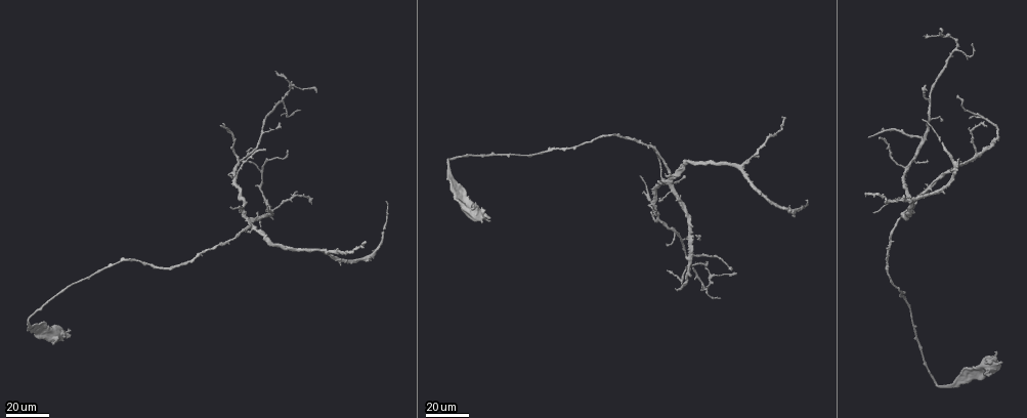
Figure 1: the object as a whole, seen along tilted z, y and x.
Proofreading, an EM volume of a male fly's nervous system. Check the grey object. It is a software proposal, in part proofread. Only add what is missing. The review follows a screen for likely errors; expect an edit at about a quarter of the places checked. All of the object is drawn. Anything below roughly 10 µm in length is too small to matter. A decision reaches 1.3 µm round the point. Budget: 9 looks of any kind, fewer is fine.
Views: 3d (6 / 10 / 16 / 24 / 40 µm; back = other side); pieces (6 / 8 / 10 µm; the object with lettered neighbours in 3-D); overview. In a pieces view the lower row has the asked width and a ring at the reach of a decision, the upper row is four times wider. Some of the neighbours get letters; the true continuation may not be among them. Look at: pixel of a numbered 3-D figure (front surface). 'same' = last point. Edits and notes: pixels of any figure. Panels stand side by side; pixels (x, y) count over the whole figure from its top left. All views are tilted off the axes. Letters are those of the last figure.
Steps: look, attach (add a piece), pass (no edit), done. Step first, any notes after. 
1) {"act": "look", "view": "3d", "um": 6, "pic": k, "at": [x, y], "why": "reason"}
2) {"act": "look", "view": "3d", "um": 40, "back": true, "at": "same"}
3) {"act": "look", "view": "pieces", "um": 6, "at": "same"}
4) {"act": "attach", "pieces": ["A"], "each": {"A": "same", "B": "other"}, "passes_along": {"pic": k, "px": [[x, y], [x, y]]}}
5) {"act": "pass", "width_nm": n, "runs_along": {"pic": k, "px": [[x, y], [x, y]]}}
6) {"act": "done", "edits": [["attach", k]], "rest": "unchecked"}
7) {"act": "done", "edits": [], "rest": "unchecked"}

{"act": "look", "view": "3d", "um": 24, "pic": 1, "at": [230, 206], "why": "thin end"}

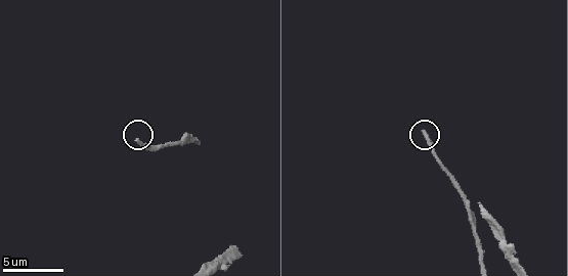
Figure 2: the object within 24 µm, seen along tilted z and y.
{"act": "look", "view": "3d", "um": 6, "pic": 2, "at": [425, 132]}

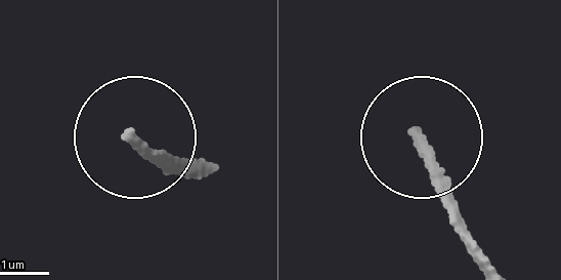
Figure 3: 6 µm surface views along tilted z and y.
{"act": "look", "view": "pieces", "um": 10, "pic": 3, "at": [416, 136], "why": "what lies round it"}

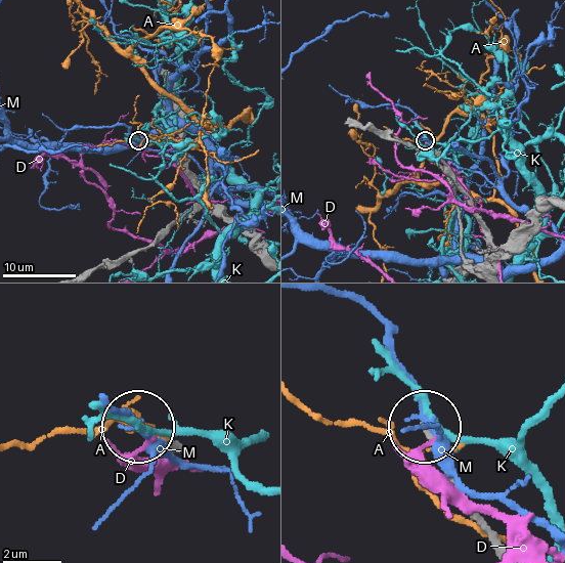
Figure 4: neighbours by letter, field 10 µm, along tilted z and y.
{"act": "pass", "width_nm": 190, "each": {"A": "other", "D": "other", "K": "other", "M": "other"}, "found": "none of them fits"}

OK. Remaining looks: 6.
{"act": "look", "view": "3d", "um": 40, "pic": 1, "at": [639, 176]}

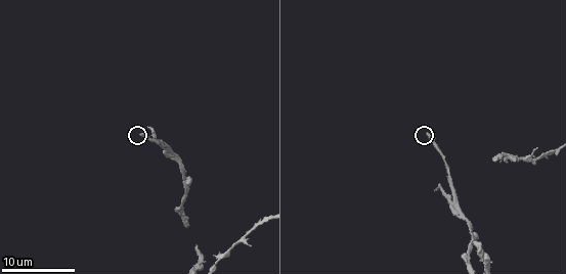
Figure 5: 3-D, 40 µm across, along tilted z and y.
{"act": "look", "view": "pieces", "um": 8, "pic": 5, "at": [428, 134]}

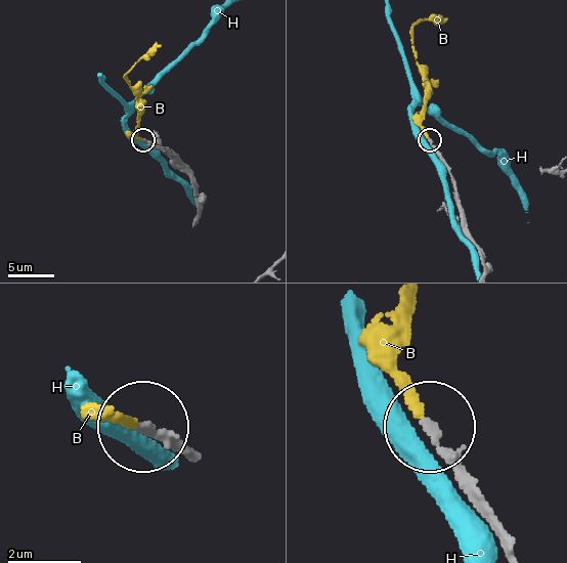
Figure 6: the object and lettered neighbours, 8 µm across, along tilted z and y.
{"act": "attach", "pieces": ["B"], "each": {"B": "same", "H": "other"}, "passes_along": {"pic": 6, "px": [[445, 162], [421, 122], [425, 85], [413, 46], [420, 23]]}, "found": "it goes on there"}

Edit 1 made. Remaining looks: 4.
{"act": "look", "view": "overview", "why": "see it whole again"}

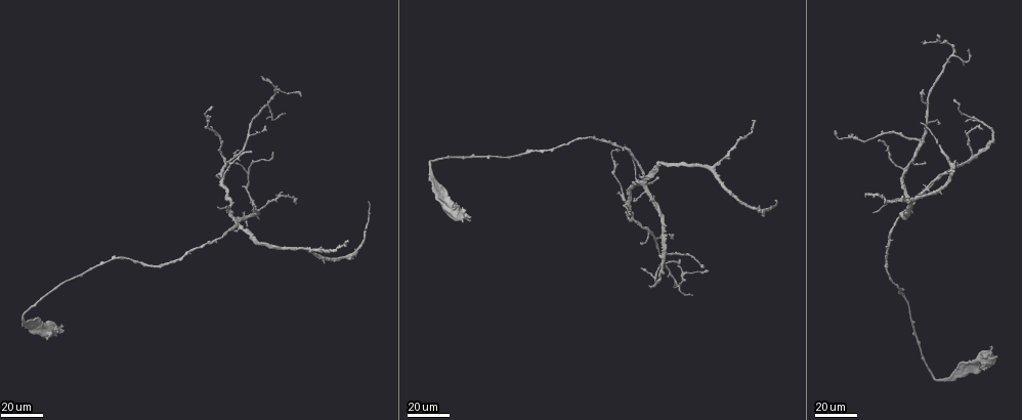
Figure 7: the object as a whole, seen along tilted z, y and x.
{"act": "look", "view": "3d", "um": 40, "pic": 7, "at": [664, 275], "why": "an open end"}

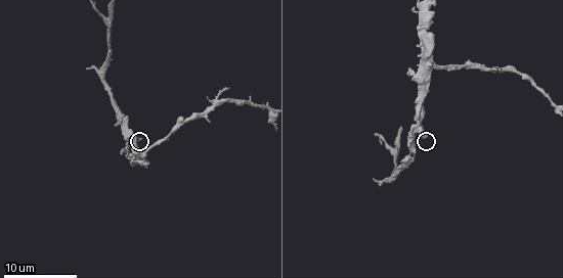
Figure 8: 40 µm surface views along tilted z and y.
{"act": "look", "view": "pieces", "um": 8, "pic": 8, "at": [425, 137]}

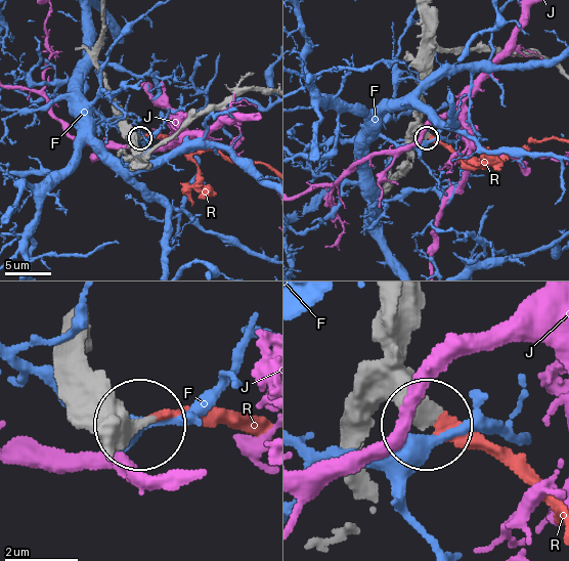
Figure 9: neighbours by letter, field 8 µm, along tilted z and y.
{"act": "attach", "pieces": ["R"], "each": {"F": "other", "J": "other", "R": "same"}, "found": "the neuron continues"}

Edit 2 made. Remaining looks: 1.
{"act": "done", "edits": [["attach", 6], ["attach", 9]], "rest": "unchecked"}

